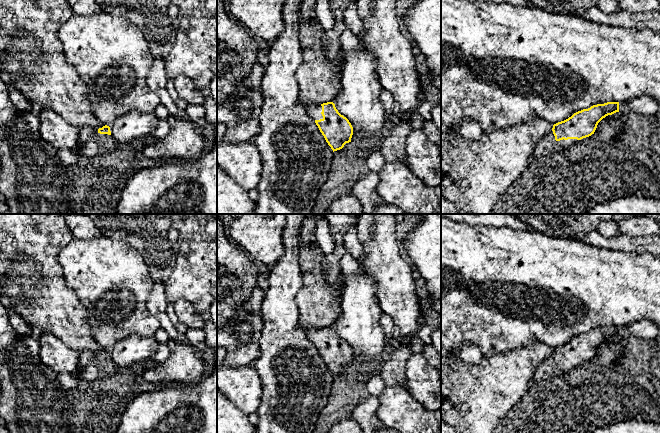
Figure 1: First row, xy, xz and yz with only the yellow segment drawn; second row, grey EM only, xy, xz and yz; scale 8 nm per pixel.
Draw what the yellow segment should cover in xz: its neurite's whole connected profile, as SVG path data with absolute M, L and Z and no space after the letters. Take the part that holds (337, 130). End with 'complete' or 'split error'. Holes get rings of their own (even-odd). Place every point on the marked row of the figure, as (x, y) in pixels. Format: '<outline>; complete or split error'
M333 102L321 105L309 103L305 110L315 121L333 152L351 142L353 127L349 120L338 112Z; split error

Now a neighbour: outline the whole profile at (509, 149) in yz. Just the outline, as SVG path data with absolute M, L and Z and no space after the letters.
M533 117L505 129L483 132L478 141L467 140L454 130L441 133L441 192L454 204L457 214L491 214L499 197L513 187L528 169L528 160L537 143L552 130L553 124Z

